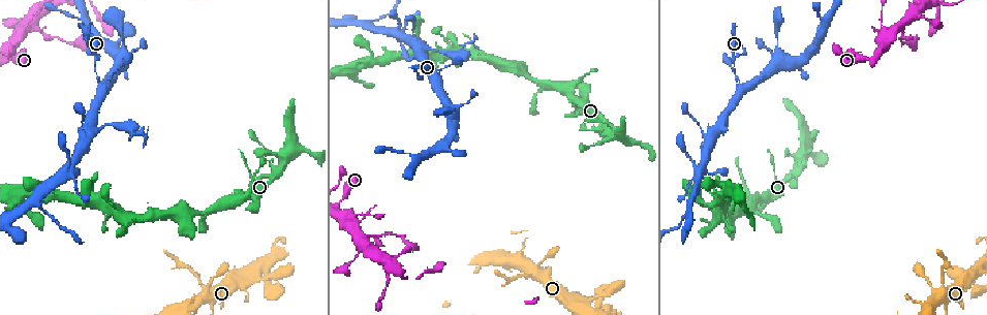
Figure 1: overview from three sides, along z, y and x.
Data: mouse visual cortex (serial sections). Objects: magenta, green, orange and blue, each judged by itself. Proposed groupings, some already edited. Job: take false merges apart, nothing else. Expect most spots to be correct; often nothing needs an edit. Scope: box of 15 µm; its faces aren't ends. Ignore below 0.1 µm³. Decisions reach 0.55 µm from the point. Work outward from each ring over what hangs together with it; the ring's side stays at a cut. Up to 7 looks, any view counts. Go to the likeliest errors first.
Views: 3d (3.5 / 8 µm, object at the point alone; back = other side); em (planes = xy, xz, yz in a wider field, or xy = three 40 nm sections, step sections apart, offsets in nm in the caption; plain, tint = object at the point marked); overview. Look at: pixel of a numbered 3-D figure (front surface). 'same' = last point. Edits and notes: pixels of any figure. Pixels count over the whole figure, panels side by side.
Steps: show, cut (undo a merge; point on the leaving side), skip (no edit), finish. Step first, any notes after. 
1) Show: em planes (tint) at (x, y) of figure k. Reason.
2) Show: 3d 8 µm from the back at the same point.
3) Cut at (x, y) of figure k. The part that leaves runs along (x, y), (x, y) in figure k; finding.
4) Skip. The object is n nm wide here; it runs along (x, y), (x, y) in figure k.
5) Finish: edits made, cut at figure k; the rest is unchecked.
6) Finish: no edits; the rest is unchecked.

Show: 3d 3.5 µm at (37, 198) of figure 1. A narrow waist.

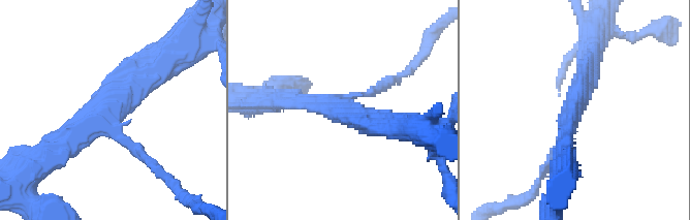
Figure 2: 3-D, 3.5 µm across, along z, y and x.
Show: em xy step 5 (tint) at (339, 108) of figure 2. Shape alone is not enough.

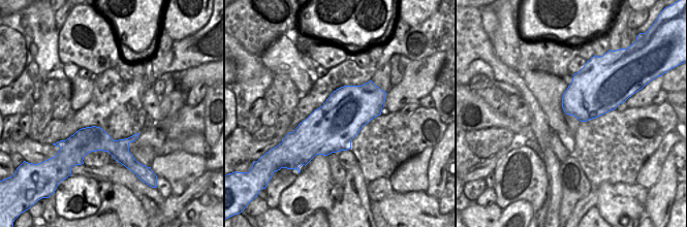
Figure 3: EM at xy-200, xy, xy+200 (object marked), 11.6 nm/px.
Show: em xy step 3 (tint) at the same point. Cut it another way.

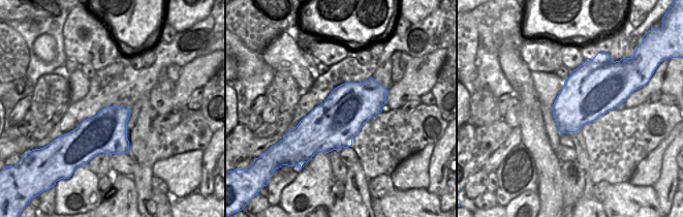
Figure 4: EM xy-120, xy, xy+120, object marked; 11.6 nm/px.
Skip. The arms are 100, 250, 350 nm wide; it runs along (158, 64), (107, 113), (51, 150) in figure 2; one cell here.

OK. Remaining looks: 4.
Show: 3d 8 µm at (975, 274) of figure 1. Abrupt turn.

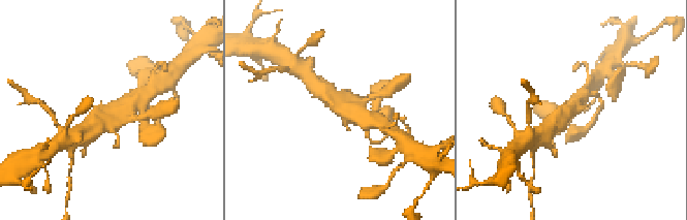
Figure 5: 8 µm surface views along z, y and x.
Show: 3d 3.5 µm at (345, 111) of figure 5.

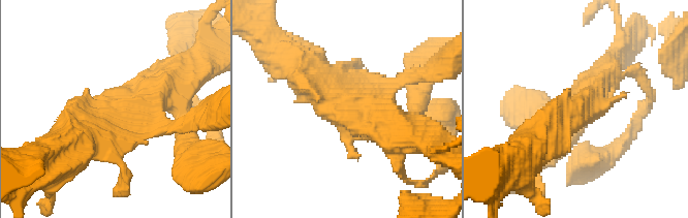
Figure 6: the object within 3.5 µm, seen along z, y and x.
Show: em xy step 2 (tint) at (577, 112) of figure 6.

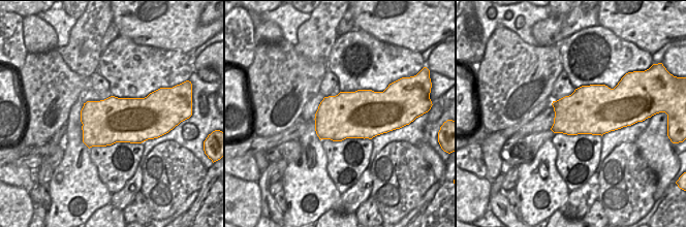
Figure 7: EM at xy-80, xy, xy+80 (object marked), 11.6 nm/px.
Skip. It runs along (300, 67), (353, 115), (408, 121) in figure 6; continuous, no second cell.

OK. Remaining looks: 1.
Finish: no edits; the rest is unchecked.

